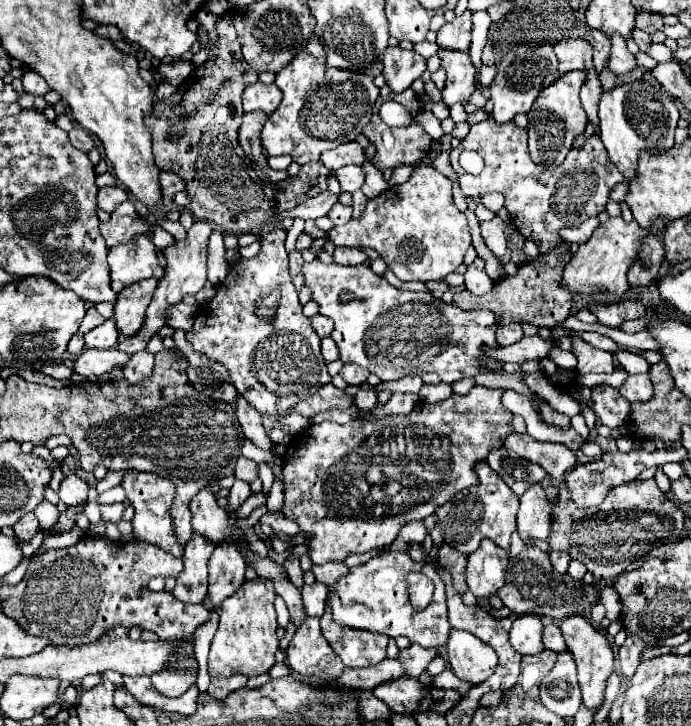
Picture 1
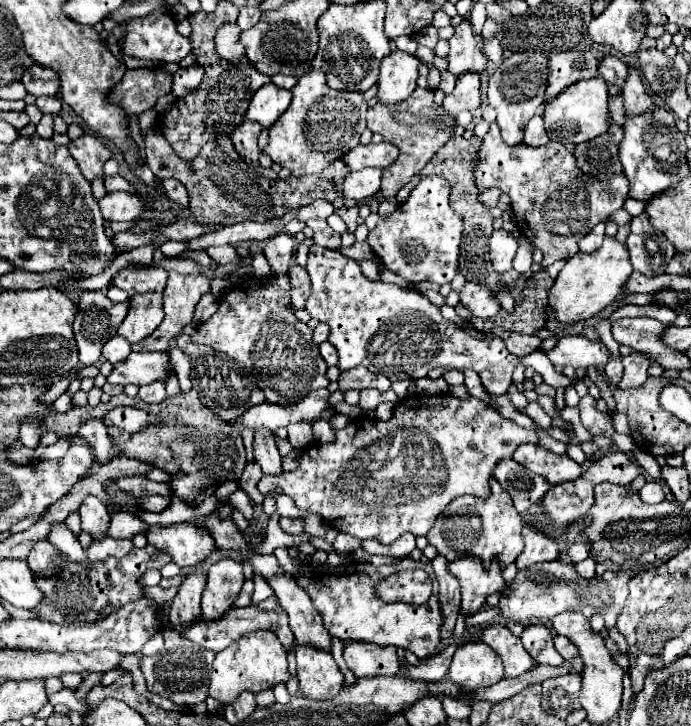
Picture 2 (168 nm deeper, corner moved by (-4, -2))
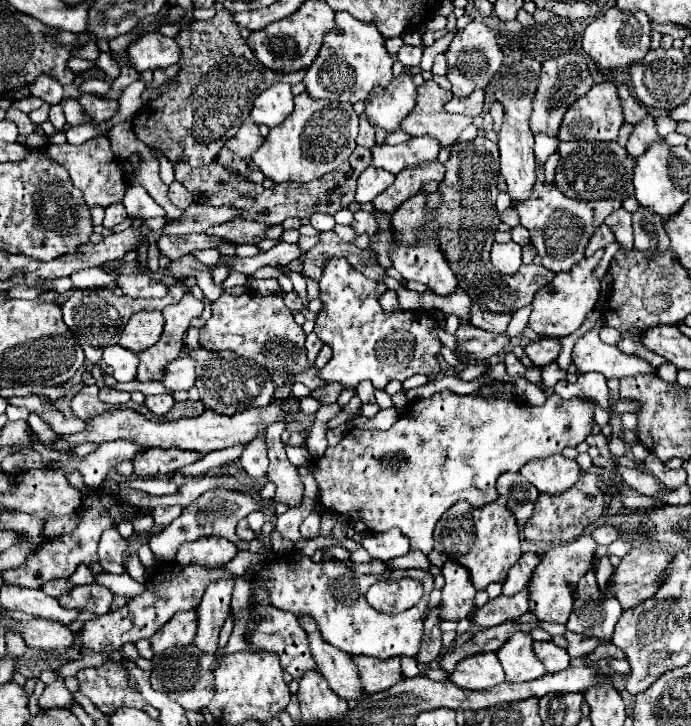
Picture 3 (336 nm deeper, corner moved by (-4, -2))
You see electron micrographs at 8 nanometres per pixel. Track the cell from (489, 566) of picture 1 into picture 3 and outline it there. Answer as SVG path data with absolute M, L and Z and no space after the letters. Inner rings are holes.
M446 561L442 565L442 575L446 579L442 587L442 601L440 601L440 619L460 621L466 619L474 611L474 595L476 589L470 583L470 575L464 567L456 561Z

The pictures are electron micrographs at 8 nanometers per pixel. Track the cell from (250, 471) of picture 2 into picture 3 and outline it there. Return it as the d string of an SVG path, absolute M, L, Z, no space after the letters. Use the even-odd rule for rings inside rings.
M258 435L250 443L246 443L242 457L240 457L242 469L250 477L264 477L268 469L268 455L266 455L266 435Z

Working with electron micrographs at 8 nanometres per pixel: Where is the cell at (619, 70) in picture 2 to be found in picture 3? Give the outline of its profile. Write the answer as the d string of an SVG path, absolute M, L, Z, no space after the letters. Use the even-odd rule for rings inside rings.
M618 85L618 93L620 93L620 101L622 101L626 123L630 123L630 125L638 123L646 115L646 109L630 95L630 91L628 91L626 85Z

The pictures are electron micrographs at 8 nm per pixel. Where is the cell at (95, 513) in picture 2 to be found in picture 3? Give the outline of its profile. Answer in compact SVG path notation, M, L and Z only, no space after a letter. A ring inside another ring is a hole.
M108 529L102 533L98 557L100 565L110 573L124 573L124 559L128 555L128 543L122 539L118 529Z

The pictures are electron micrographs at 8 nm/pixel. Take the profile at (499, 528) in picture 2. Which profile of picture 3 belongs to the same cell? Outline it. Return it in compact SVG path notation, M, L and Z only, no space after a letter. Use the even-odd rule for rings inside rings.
M504 497L484 507L470 507L464 501L454 503L436 523L434 549L466 567L476 589L486 589L490 583L504 583L510 567L522 557L516 519L506 509Z

